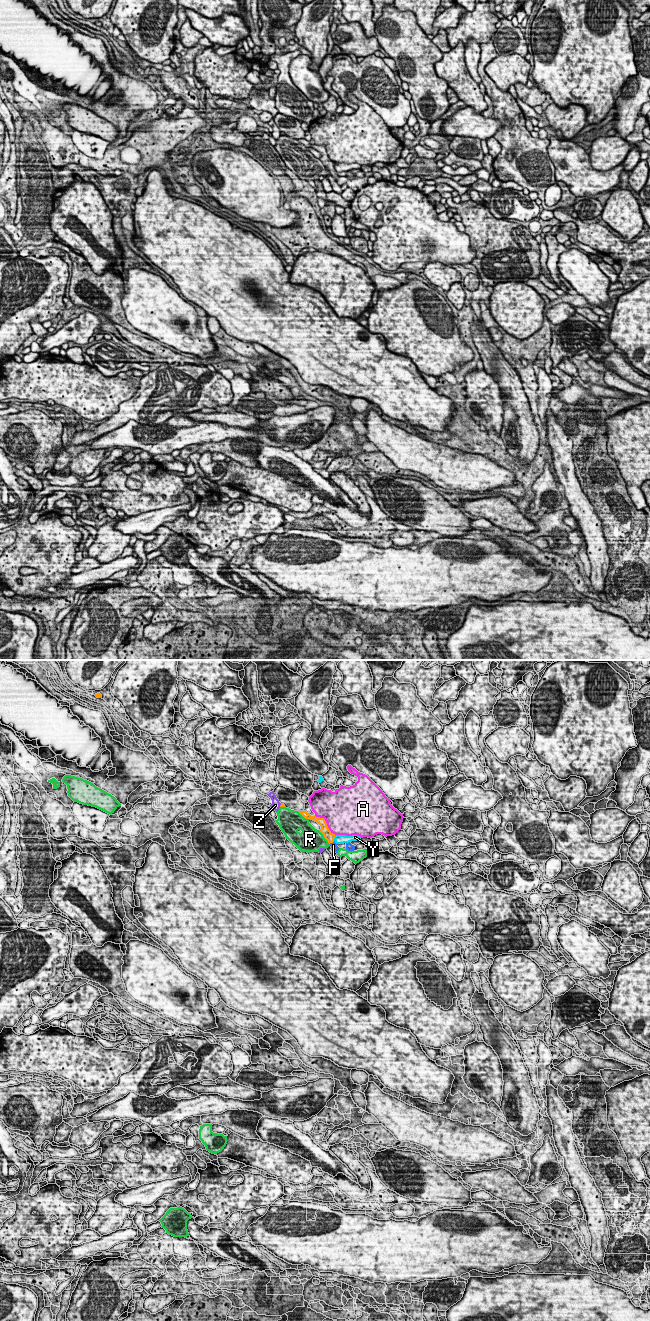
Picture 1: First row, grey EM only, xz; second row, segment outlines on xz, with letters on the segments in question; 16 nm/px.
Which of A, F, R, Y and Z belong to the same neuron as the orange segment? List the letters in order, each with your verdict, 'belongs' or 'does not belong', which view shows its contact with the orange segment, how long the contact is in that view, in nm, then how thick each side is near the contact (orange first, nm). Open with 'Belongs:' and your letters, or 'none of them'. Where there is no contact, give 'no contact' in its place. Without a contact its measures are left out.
Belongs: F
A: does not belong | xz | 460 nm | 140/500 nm
F: belongs | xz | 100 nm | 140/100 nm
R: does not belong | xz | 300 nm | 140/380 nm
Y: does not belong | xz | 100 nm | 140/160 nm
Z: does not belong | xz | 60 nm | 60/140 nm

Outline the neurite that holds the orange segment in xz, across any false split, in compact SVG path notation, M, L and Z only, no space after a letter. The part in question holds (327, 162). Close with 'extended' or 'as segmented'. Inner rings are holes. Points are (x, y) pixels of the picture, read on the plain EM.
M298 139L298 140L304 146L313 148L313 149L317 150L321 154L321 157L319 159L323 162L324 166L328 169L328 171L330 172L331 176L337 181L337 179L340 176L335 171L335 169L334 169L335 162L333 162L329 158L325 147L324 146L320 146L320 145L316 145L316 144L311 144L310 141L307 141L306 139Z; extended

